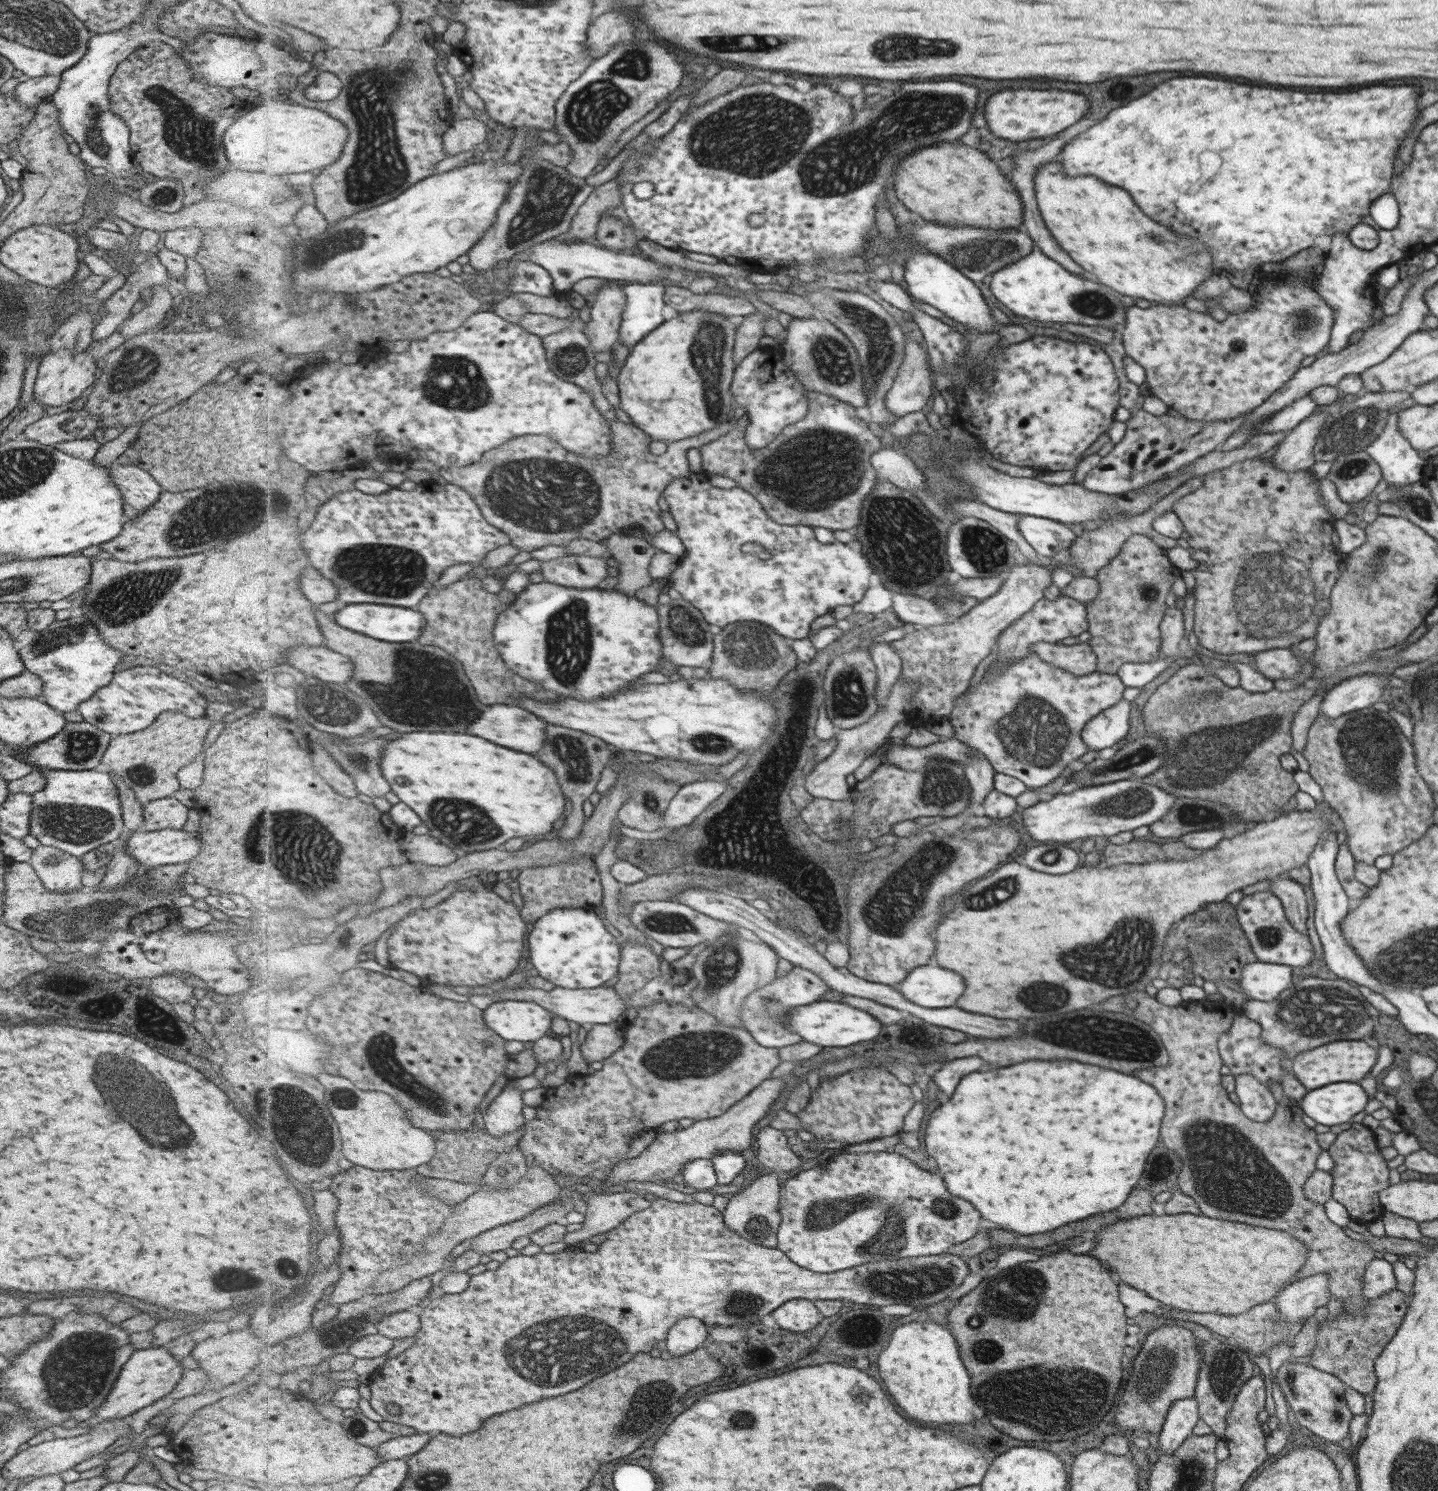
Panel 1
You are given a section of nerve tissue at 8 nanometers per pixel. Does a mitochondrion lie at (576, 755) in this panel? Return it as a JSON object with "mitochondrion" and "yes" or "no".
{"mitochondrion":"yes"}

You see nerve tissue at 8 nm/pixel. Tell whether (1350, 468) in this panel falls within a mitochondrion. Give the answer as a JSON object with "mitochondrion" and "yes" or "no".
{"mitochondrion":"yes"}

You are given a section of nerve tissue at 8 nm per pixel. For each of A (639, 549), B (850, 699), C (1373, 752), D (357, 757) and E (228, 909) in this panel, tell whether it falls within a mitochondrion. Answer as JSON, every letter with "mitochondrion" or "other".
{"A":"other","B":"mitochondrion","C":"mitochondrion","D":"mitochondrion","E":"other"}

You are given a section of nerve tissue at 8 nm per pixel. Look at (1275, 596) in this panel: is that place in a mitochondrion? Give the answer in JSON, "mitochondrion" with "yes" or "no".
{"mitochondrion":"yes"}

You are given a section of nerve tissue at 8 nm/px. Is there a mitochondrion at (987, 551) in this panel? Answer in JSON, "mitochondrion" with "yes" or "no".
{"mitochondrion":"yes"}

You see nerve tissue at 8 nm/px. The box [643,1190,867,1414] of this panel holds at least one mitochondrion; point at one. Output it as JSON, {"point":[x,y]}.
{"point":[742,1305]}

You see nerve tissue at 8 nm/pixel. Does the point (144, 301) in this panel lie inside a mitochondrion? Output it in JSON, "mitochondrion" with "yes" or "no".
{"mitochondrion":"no"}

